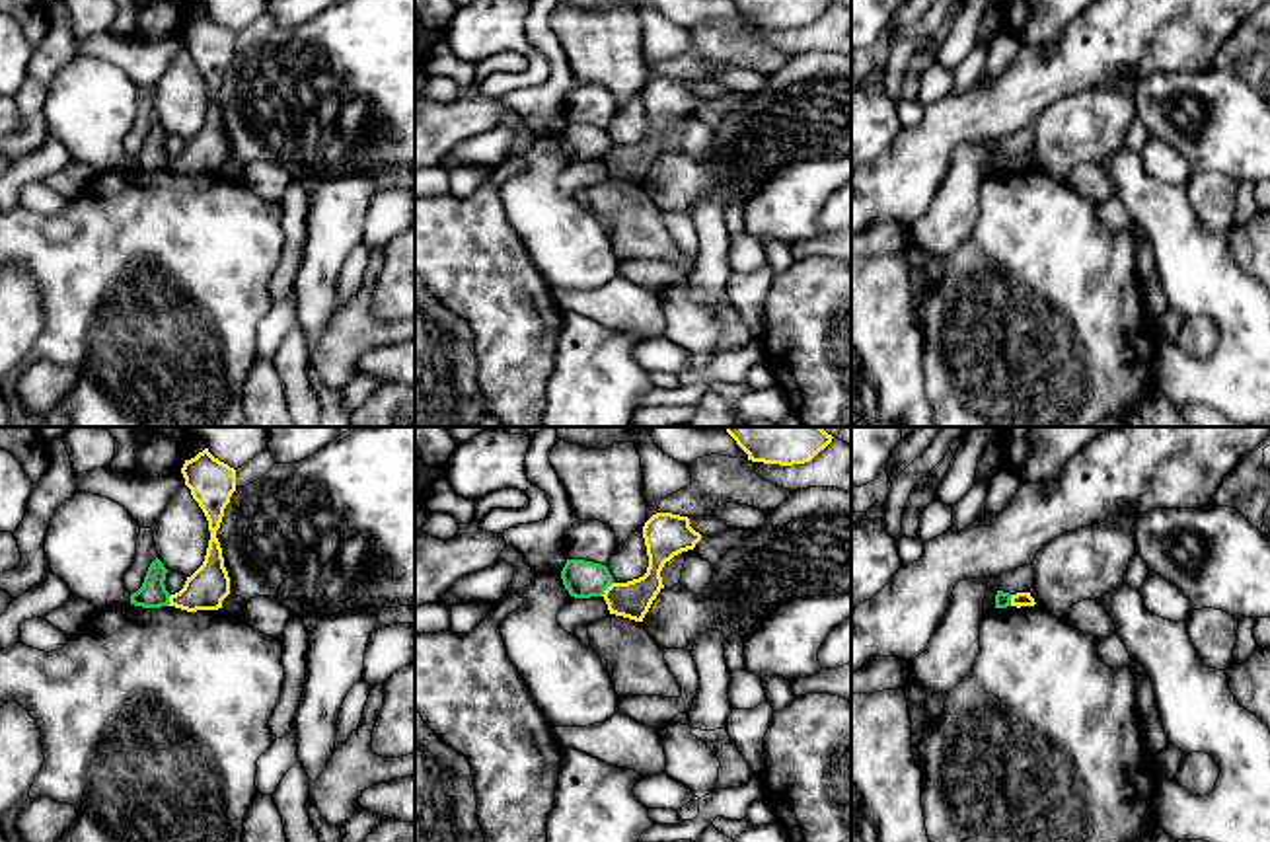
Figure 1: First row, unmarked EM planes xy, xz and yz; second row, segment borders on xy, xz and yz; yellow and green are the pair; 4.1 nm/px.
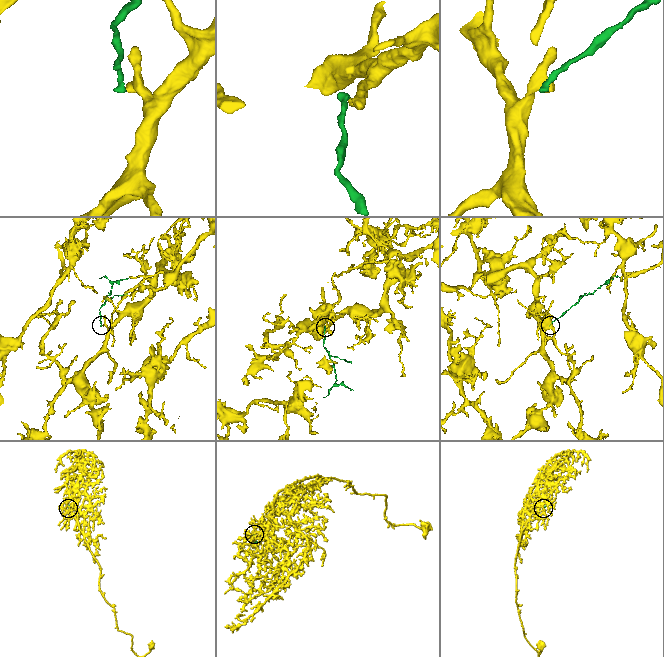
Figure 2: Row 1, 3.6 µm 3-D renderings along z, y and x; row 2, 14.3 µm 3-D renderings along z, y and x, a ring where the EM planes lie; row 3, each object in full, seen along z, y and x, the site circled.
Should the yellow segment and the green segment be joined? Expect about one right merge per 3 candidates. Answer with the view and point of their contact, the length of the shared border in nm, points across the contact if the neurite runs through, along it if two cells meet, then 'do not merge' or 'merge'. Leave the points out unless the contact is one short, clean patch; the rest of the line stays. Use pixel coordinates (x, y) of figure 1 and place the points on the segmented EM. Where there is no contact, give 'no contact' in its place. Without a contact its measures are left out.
contact xz (606, 589); length 80 nm; border xz (612, 581), (600, 595); do not merge

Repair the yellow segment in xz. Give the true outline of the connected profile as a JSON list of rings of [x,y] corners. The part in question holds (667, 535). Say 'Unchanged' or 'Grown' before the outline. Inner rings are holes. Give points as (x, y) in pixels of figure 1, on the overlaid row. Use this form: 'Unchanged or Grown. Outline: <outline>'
Unchanged. Outline: [[[656,513],[643,526],[649,555],[647,573],[627,583],[612,583],[604,591],[610,614],[643,622],[656,594],[664,589],[660,571],[674,555],[693,550],[701,534],[688,517]]]

